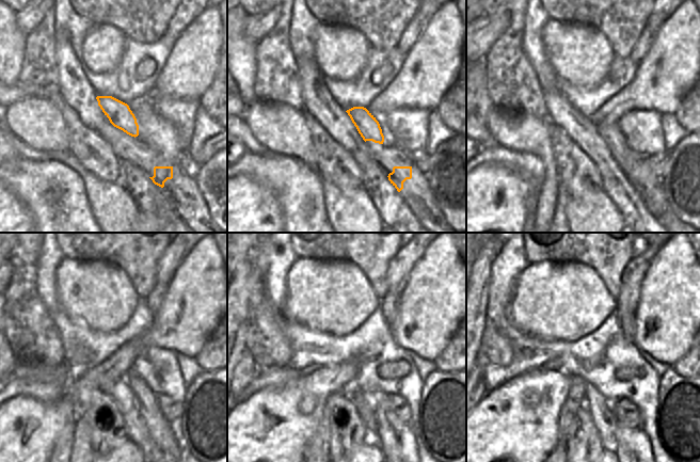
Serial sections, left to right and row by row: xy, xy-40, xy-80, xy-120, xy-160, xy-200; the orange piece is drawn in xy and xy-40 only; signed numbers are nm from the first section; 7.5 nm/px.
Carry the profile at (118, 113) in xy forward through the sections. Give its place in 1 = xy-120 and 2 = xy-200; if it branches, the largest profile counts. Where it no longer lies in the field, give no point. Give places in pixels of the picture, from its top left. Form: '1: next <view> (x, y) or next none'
1: next xy-120 (160, 430)
2: next xy-200 (634, 449)

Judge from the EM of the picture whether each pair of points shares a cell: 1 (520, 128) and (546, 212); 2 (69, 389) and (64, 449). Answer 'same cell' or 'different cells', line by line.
1: same cell
2: same cell

